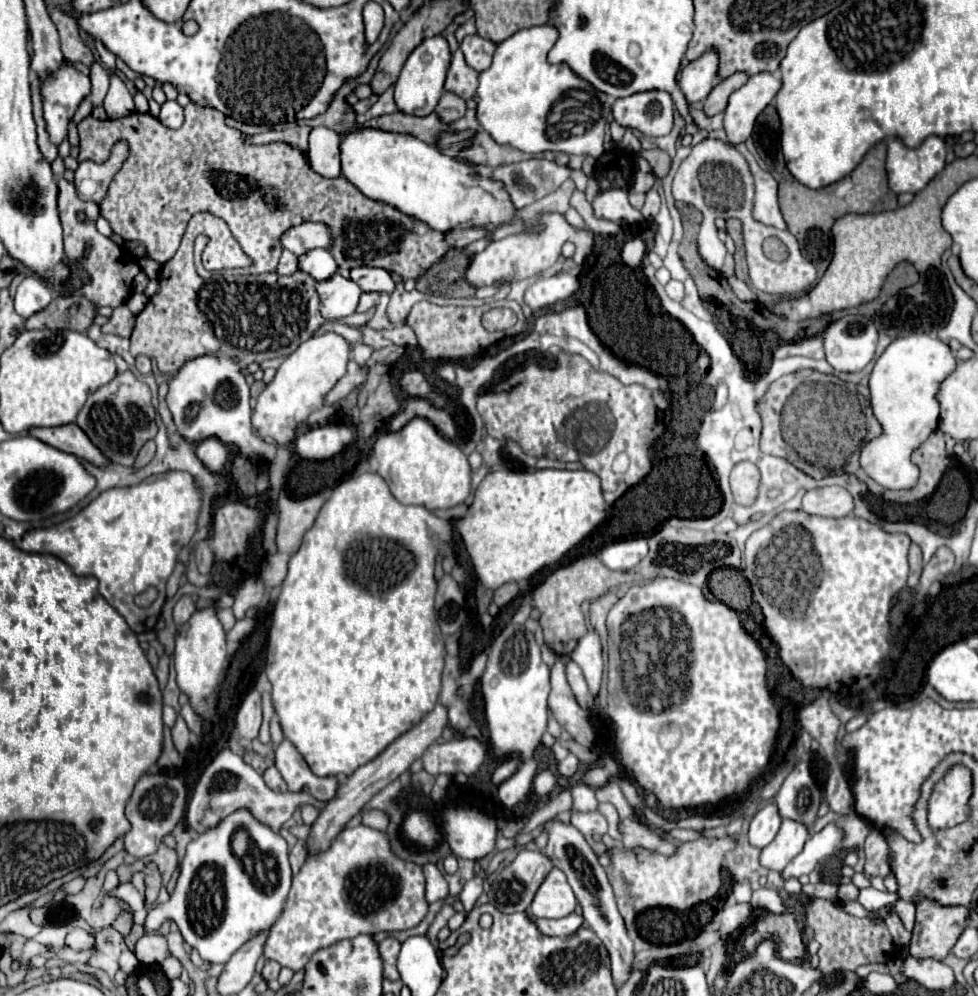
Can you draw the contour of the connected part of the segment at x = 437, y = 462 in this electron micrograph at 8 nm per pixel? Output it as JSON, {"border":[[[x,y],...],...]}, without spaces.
{"border":[[[414,418],[398,432],[384,432],[374,444],[378,474],[388,482],[390,492],[402,504],[416,504],[428,510],[446,510],[470,496],[472,470],[458,444],[440,436],[424,418]]]}

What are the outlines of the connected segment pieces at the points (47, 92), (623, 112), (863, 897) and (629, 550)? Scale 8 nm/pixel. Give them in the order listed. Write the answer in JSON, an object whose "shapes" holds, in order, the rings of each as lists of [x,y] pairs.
{"shapes":[[[[62,66],[52,74],[52,78],[44,80],[44,118],[48,124],[50,140],[54,144],[60,144],[66,138],[68,122],[90,90],[90,76],[78,72],[72,66]]],[[[650,90],[612,104],[614,120],[624,128],[636,128],[646,136],[666,136],[674,122],[674,102],[668,92]]],[[[862,888],[860,890],[860,896],[858,896],[858,902],[868,910],[868,912],[878,912],[884,908],[886,902],[894,902],[898,900],[896,894],[890,894],[890,892],[880,892],[880,890],[874,890],[874,888]]],[[[634,538],[634,540],[622,540],[622,542],[614,542],[610,546],[604,546],[598,552],[598,558],[602,560],[602,564],[610,570],[630,570],[634,568],[648,552],[648,544],[644,538]]]]}

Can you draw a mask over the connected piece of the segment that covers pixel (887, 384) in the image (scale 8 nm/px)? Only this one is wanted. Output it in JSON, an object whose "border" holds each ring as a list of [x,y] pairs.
{"border":[[[914,332],[896,338],[884,354],[874,362],[870,374],[870,406],[884,434],[864,444],[860,452],[862,470],[880,486],[888,490],[910,490],[918,482],[918,466],[912,464],[910,454],[918,448],[938,426],[936,392],[940,382],[952,374],[956,358],[948,344],[926,332]]]}

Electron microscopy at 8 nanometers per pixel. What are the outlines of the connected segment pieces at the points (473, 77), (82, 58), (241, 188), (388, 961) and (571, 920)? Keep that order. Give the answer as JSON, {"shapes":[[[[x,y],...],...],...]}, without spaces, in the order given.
{"shapes":[[[[456,50],[452,54],[452,62],[448,68],[448,78],[446,78],[444,90],[468,100],[476,94],[476,82],[478,82],[478,72],[472,70],[464,62],[464,54],[460,50]]],[[[56,8],[50,10],[50,18],[52,18],[52,22],[58,28],[64,56],[68,60],[72,60],[72,62],[84,62],[86,66],[90,66],[94,62],[94,56],[92,56],[90,48],[80,40],[76,22],[70,16],[66,16],[64,12],[58,12]]],[[[190,102],[190,106],[186,106],[186,120],[178,130],[166,128],[158,118],[140,112],[132,112],[120,120],[96,120],[86,116],[78,124],[78,134],[80,156],[90,156],[94,162],[104,162],[110,156],[110,144],[116,140],[126,138],[130,142],[130,156],[122,170],[114,176],[108,194],[100,202],[100,214],[124,240],[140,240],[146,248],[146,258],[156,260],[158,264],[168,262],[176,254],[186,224],[196,212],[210,212],[222,218],[228,224],[232,236],[240,242],[242,250],[254,260],[254,266],[240,270],[240,274],[276,272],[276,264],[282,254],[280,236],[288,228],[302,222],[324,222],[334,230],[334,240],[340,246],[334,248],[334,260],[340,268],[348,270],[356,266],[378,266],[396,272],[402,278],[418,278],[430,266],[438,264],[450,250],[442,232],[428,228],[390,204],[364,196],[352,182],[344,180],[344,176],[324,178],[312,172],[300,150],[292,148],[290,144],[250,144],[246,134],[224,124],[224,114],[216,112],[216,108]]],[[[386,938],[378,944],[378,952],[382,956],[382,964],[384,964],[384,976],[388,980],[398,980],[400,974],[396,970],[396,958],[400,952],[400,942],[396,938]]],[[[528,914],[528,918],[546,936],[568,936],[568,934],[576,932],[582,926],[582,922],[584,922],[582,916],[578,916],[578,914],[570,914],[570,916],[558,918],[558,920],[540,920],[540,918],[532,916],[532,914]]]]}

